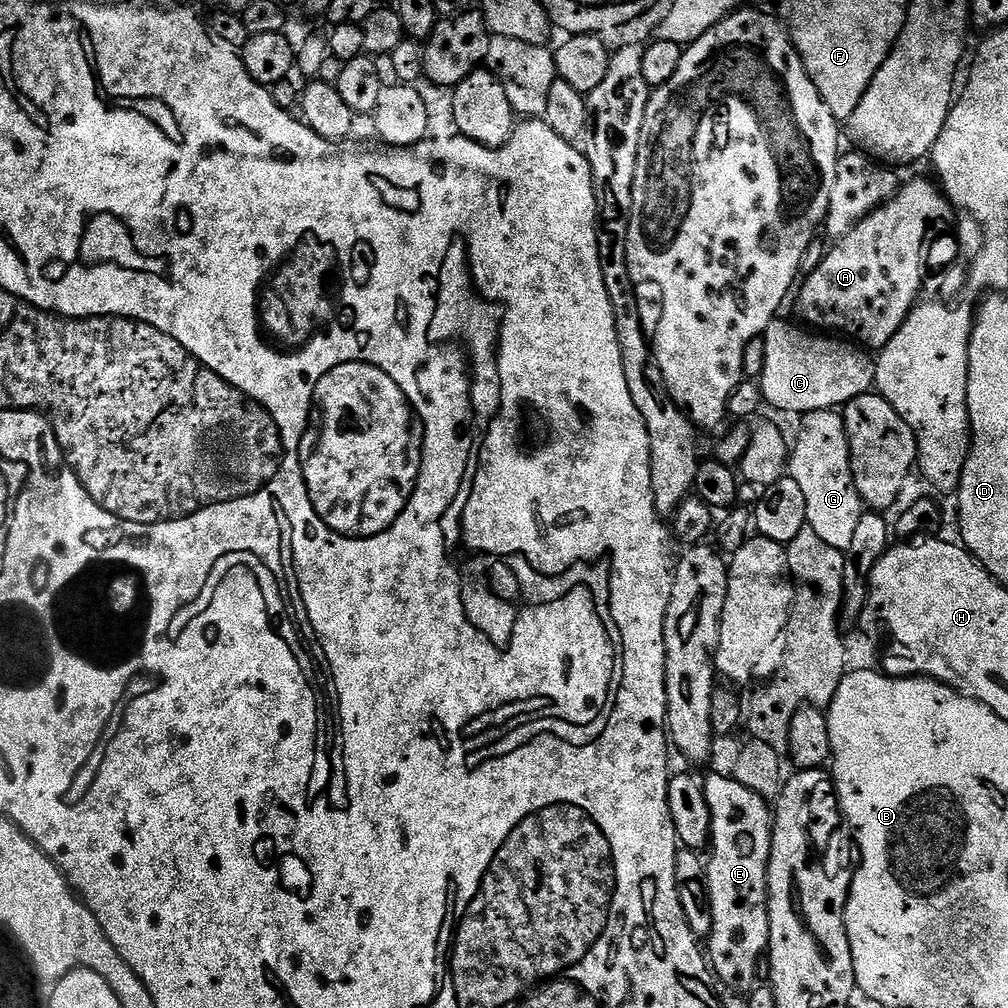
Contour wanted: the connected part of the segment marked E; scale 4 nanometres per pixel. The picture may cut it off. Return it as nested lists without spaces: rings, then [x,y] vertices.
[[[731,775],[703,777],[702,787],[712,819],[712,853],[706,856],[712,929],[706,938],[706,956],[719,983],[721,980],[732,992],[747,994],[757,983],[758,962],[768,951],[768,863],[774,812],[765,797]]]

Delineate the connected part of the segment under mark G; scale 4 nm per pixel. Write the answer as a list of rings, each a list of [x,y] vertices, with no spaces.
[[[828,409],[805,413],[801,420],[796,442],[793,441],[790,450],[788,472],[805,495],[807,525],[828,546],[844,551],[854,539],[855,529],[864,511],[863,500],[853,480],[844,417],[839,411]]]

